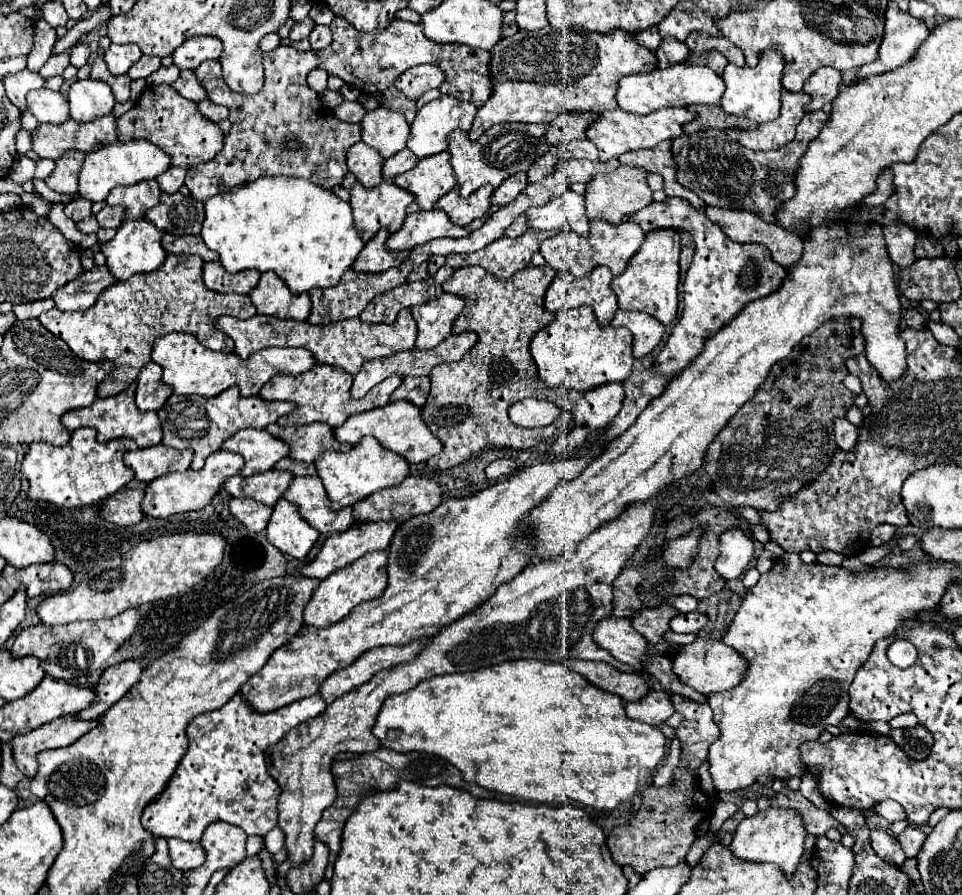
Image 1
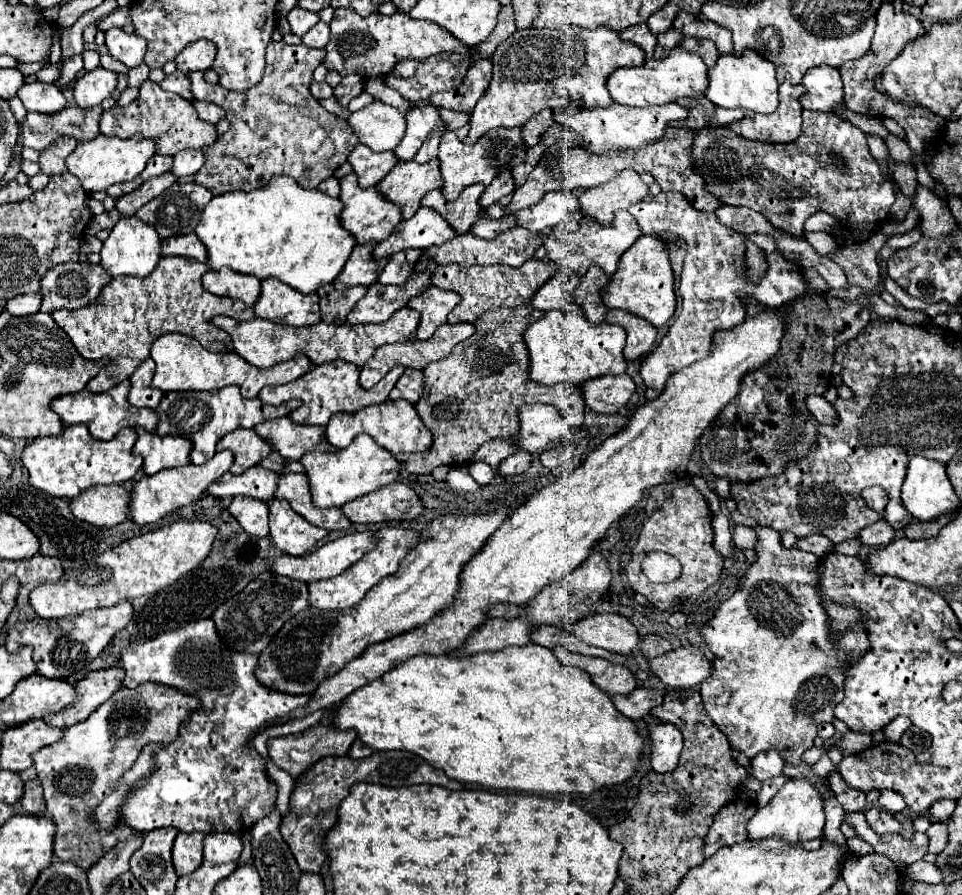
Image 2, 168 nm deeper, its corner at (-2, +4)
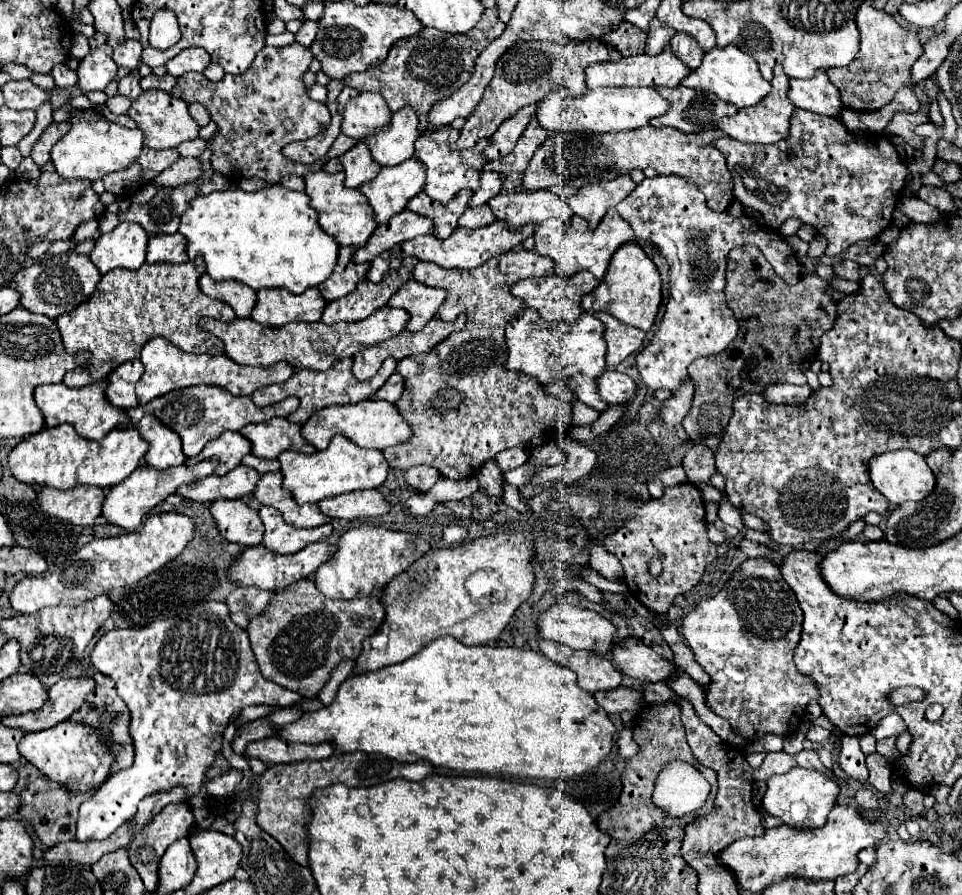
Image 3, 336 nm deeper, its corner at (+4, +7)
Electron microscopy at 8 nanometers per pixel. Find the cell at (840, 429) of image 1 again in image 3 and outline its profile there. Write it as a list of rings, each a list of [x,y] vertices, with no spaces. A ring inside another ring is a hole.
[[[768,384],[766,390],[762,392],[764,400],[770,404],[800,404],[804,402],[804,398],[808,398],[808,394],[812,392],[812,388],[808,384],[804,386],[794,386],[794,384]]]

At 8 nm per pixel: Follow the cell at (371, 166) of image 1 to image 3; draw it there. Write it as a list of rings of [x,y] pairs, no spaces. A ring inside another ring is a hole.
[[[358,142],[352,150],[348,150],[346,154],[340,156],[340,162],[344,166],[344,186],[348,188],[358,188],[360,184],[376,178],[380,166],[376,166],[376,162],[372,162],[372,156],[368,154],[368,148]]]

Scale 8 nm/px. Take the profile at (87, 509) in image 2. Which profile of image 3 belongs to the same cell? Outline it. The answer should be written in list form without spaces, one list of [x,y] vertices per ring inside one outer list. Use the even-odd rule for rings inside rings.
[[[42,486],[36,494],[38,506],[46,514],[78,526],[92,526],[100,516],[100,506],[104,502],[104,490],[96,486],[76,486],[72,490]]]

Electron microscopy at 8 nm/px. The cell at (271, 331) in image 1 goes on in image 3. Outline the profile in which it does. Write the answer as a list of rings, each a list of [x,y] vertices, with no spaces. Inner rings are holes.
[[[382,306],[372,316],[360,322],[350,324],[338,324],[338,326],[326,326],[324,322],[316,324],[286,324],[282,328],[264,328],[252,318],[246,320],[232,320],[232,322],[220,322],[212,318],[204,318],[198,322],[198,326],[204,332],[214,334],[224,342],[224,352],[230,360],[234,360],[240,366],[260,366],[270,368],[278,362],[288,362],[292,368],[310,368],[310,370],[328,370],[336,360],[348,358],[358,354],[360,350],[380,344],[396,334],[400,334],[406,328],[410,314],[406,310]]]

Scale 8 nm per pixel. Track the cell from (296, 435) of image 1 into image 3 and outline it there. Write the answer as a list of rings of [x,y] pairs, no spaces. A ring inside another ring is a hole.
[[[270,418],[268,422],[248,424],[240,430],[244,438],[252,442],[252,454],[258,458],[276,458],[284,450],[296,450],[302,454],[316,452],[302,434],[300,426],[286,418]]]

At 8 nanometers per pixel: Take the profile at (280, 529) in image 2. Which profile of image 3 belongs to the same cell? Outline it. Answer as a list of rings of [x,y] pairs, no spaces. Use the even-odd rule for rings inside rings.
[[[262,506],[258,514],[264,524],[262,544],[274,554],[294,554],[312,542],[326,540],[334,530],[332,524],[322,524],[316,528],[306,528],[306,530],[288,526],[284,518],[280,518],[280,514],[272,510],[270,506]]]

